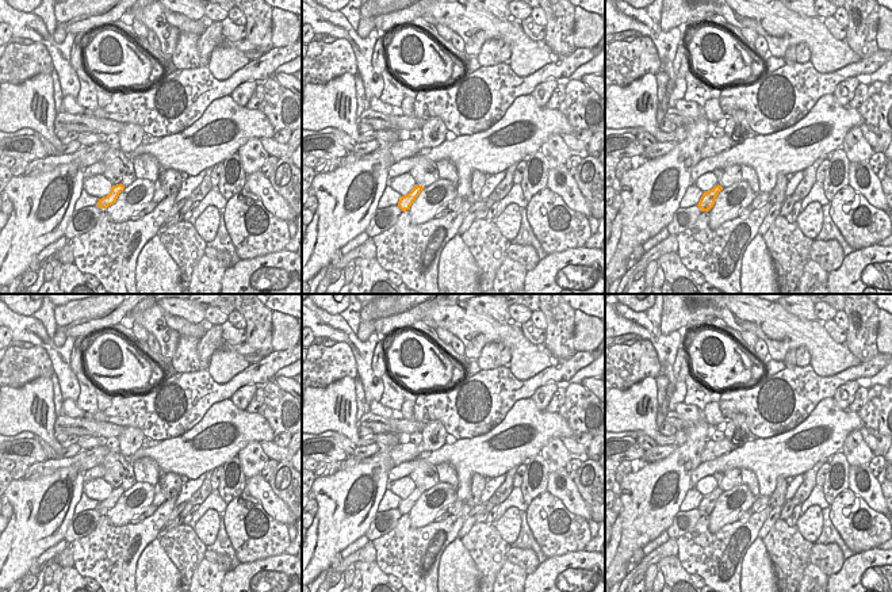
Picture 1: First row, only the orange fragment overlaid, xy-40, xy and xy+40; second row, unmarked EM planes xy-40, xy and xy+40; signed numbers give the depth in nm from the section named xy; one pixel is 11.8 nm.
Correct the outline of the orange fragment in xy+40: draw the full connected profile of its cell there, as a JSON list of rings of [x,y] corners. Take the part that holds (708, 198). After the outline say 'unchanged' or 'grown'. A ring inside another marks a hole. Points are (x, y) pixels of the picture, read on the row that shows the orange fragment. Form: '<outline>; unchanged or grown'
[[[717,184],[712,190],[703,194],[697,205],[701,209],[701,211],[709,211],[713,207],[715,200],[721,190],[723,187]]]; unchanged

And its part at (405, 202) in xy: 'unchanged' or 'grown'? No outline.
unchanged

